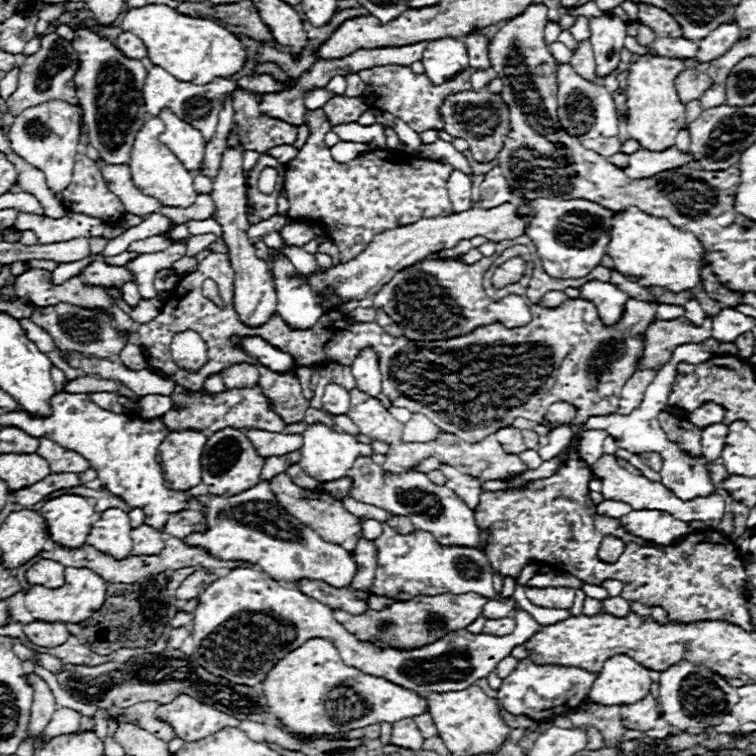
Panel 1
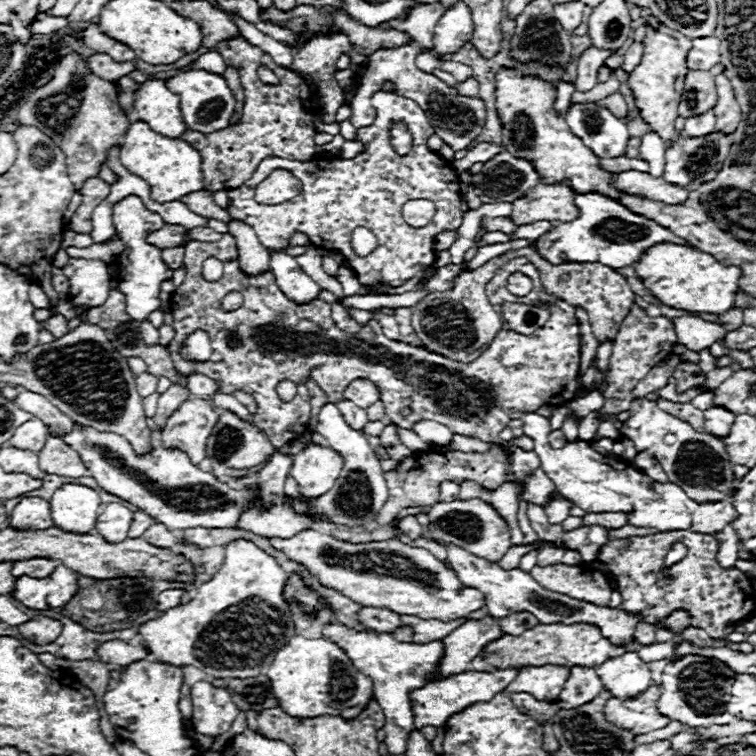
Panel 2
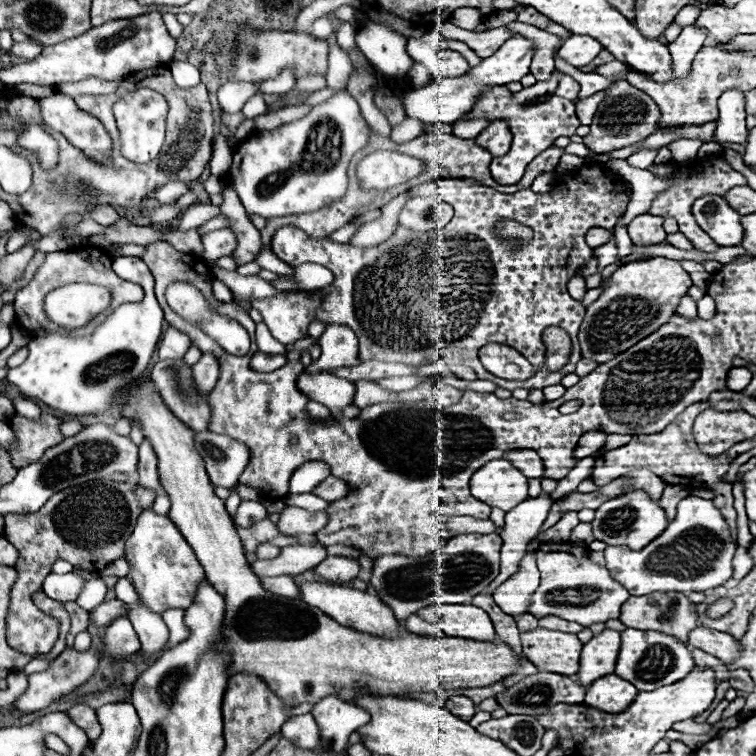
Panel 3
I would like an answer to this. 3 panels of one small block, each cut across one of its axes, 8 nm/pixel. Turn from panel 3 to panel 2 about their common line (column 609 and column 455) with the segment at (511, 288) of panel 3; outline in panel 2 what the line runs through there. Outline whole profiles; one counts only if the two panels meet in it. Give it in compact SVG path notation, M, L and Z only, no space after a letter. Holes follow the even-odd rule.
M376 92L372 98L374 108L378 110L378 118L374 124L357 130L355 140L361 141L366 148L358 156L350 160L308 160L308 162L288 162L278 158L268 158L262 162L254 176L242 186L228 192L232 204L228 212L234 220L242 220L250 224L266 244L266 248L286 248L288 238L292 232L308 234L310 242L318 248L338 250L344 254L360 280L360 284L374 284L378 280L386 280L390 286L400 286L406 280L414 278L416 272L428 270L436 262L436 252L432 248L432 238L442 230L454 230L462 224L462 210L460 210L460 178L458 172L436 152L428 150L424 140L424 128L418 122L430 122L422 108L408 98L390 94L390 92ZM394 120L402 120L412 134L412 148L406 156L396 156L390 144L390 124ZM284 168L292 176L302 182L302 190L296 198L282 202L282 204L258 204L254 200L256 186L268 178L274 170ZM424 198L432 200L436 206L436 214L424 228L412 228L402 220L402 206L408 200ZM358 228L368 228L376 238L376 250L356 260L350 260L350 234Z

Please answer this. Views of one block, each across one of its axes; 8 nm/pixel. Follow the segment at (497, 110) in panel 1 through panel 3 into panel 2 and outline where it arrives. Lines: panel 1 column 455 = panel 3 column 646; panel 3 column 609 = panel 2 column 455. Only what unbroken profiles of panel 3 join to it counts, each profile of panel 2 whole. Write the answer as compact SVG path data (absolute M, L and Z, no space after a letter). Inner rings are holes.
M408 42L408 44L398 46L398 48L380 48L374 54L370 54L368 68L364 72L356 74L356 88L354 88L356 94L350 100L350 108L352 108L350 122L356 128L370 126L376 120L376 108L370 104L370 98L378 90L382 90L384 82L392 82L396 86L396 90L392 90L394 94L414 100L426 112L426 116L434 124L436 134L442 138L444 144L448 144L454 152L466 150L470 146L470 142L484 128L484 122L486 122L486 106L484 106L484 102L480 98L464 98L464 96L458 96L456 88L446 86L446 82L442 82L434 74L426 74L426 72L418 70L416 68L416 56L418 56L418 52L422 52L422 48L416 42Z

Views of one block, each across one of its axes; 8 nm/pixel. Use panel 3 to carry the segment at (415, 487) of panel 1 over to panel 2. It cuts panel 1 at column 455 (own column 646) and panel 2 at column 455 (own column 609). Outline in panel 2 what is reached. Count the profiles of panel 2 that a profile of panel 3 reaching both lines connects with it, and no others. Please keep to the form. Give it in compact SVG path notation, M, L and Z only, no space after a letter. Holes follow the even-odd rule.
M454 500L454 502L436 502L430 506L428 512L430 518L430 534L434 538L440 538L448 544L456 544L460 548L466 548L468 552L474 552L474 556L482 556L486 560L500 560L508 548L512 548L510 542L510 526L506 520L484 500Z

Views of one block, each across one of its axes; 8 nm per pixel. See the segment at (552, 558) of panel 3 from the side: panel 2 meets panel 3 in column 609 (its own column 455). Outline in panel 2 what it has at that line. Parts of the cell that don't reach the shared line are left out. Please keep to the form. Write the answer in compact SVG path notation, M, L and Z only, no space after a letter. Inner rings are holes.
M304 530L292 538L272 538L274 548L286 552L288 558L304 564L328 588L340 590L362 606L390 608L398 614L436 618L442 622L466 618L484 606L484 596L476 588L466 588L452 568L424 548L402 544L400 540L382 540L366 544L350 544L330 534Z

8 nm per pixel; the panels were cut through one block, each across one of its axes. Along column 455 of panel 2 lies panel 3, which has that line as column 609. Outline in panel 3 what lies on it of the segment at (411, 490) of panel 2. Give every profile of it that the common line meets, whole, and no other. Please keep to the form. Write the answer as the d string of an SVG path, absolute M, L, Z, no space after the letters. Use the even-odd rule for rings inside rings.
M718 394L712 396L708 402L696 402L696 404L690 404L680 416L676 416L676 420L672 424L668 424L662 432L658 434L652 434L652 436L636 436L630 440L630 444L626 446L620 446L616 450L608 450L604 456L596 458L596 464L594 464L594 472L592 472L592 480L596 486L604 486L608 482L612 482L614 478L622 476L622 474L628 474L632 470L638 470L638 468L650 468L656 476L660 476L662 480L666 480L668 484L686 484L688 488L706 488L706 490L714 490L716 492L716 498L714 498L714 504L722 510L722 514L726 516L728 524L732 532L732 539L737 540L737 524L736 524L736 510L732 506L734 498L732 498L732 486L730 484L724 484L722 482L722 476L728 472L724 470L724 462L716 462L716 460L710 460L710 456L702 454L700 448L698 448L695 442L694 436L692 436L692 424L696 420L696 416L706 410L708 406L716 406L716 408L722 408L724 402Z

